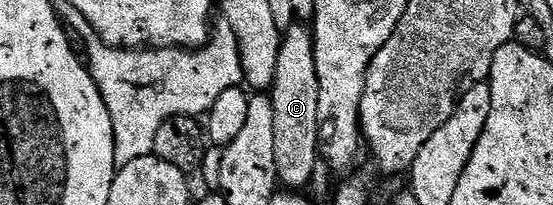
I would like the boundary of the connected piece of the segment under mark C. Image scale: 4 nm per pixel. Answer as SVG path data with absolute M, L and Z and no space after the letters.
M295 25L283 34L276 77L268 94L272 101L278 182L286 189L309 188L312 173L320 161L320 81L316 77L314 36L309 26Z

